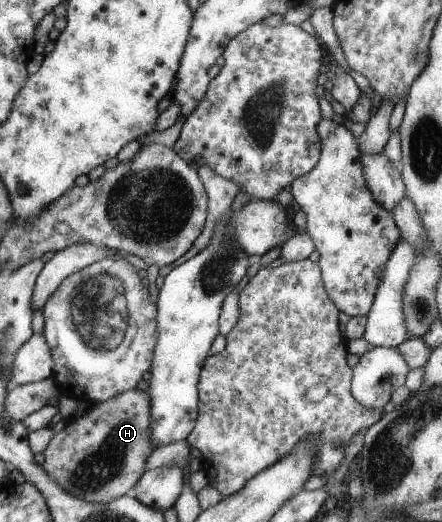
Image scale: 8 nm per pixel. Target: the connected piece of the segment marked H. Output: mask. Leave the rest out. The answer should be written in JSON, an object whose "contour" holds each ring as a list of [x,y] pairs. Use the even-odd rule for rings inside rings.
{"contour":[[[137,388],[117,394],[104,402],[89,403],[80,417],[66,421],[59,433],[53,433],[45,450],[39,454],[43,471],[73,497],[88,502],[107,503],[130,494],[136,481],[145,473],[146,459],[153,451],[150,440],[150,399],[147,392]]]}

